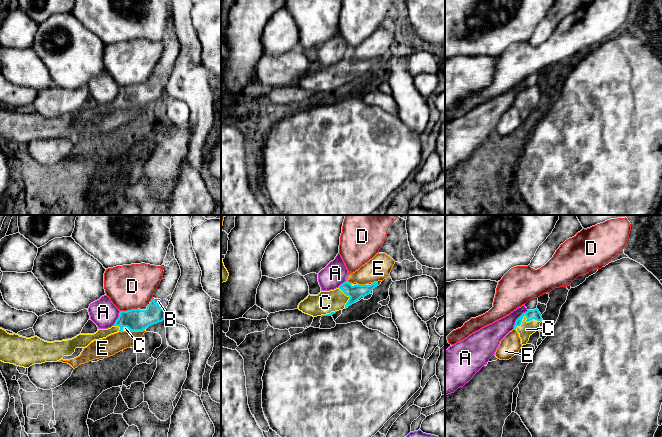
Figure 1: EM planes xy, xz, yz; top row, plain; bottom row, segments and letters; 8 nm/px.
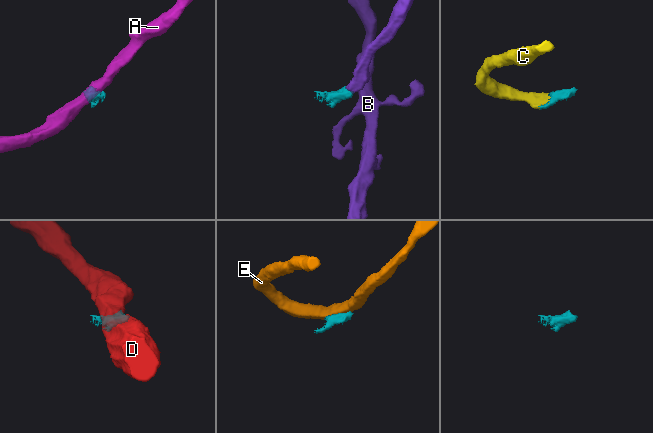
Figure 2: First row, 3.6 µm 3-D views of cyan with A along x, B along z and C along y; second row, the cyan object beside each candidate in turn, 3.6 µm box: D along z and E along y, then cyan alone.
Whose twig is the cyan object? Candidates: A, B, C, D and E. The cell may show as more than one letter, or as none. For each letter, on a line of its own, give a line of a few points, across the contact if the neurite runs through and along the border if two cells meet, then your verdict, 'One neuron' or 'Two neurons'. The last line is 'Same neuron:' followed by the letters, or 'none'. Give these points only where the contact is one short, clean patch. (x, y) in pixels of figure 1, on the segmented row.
A: Line: yz (528, 310), (516, 320), (513, 328). Two neurons
B: Line: xy (135, 319), (141, 319), (156, 302), (158, 301). One neuron
C: Line: yz (530, 314), (526, 317), (526, 329). One neuron
D: Line: xy (137, 308), (120, 311). Two neurons
E: Line: xy (143, 329), (130, 331). Two neurons
Same neuron: B, C

